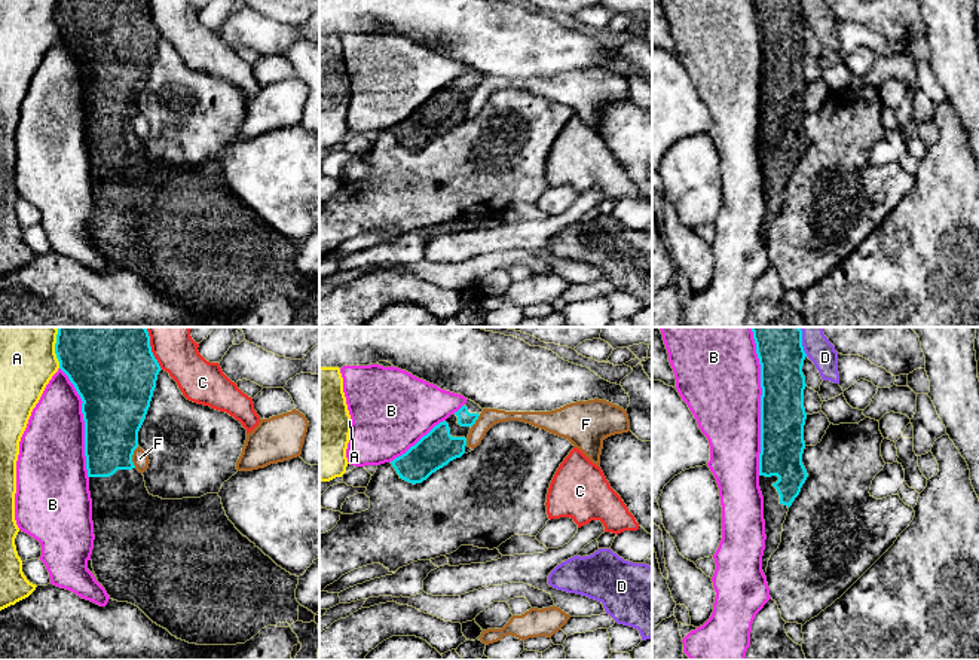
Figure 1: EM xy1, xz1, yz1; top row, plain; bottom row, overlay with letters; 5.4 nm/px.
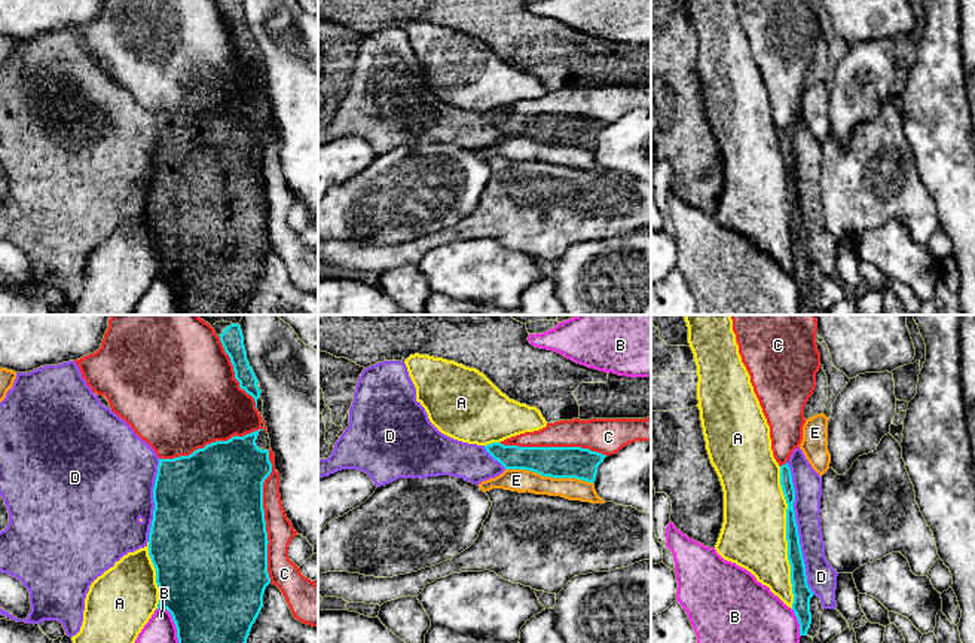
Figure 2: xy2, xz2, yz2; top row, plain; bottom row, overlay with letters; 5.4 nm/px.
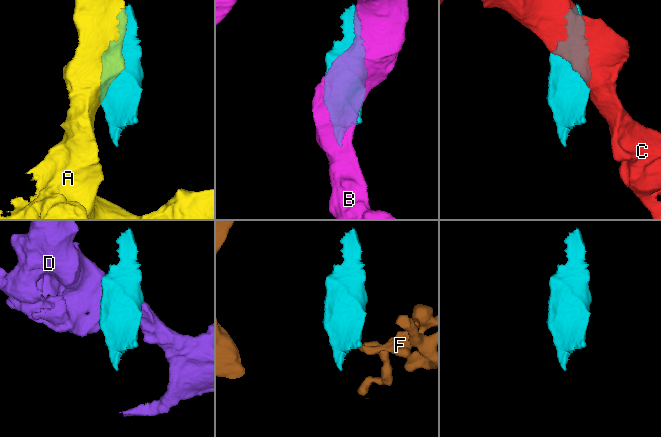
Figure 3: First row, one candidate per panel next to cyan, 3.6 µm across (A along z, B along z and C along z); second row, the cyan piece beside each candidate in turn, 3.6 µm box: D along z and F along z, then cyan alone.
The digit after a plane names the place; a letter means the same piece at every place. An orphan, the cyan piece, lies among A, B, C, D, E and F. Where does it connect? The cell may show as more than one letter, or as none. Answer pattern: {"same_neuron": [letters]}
{"same_neuron": []}

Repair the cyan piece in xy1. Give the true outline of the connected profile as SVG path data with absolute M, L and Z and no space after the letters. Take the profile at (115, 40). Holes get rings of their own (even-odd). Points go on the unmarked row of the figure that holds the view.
M58 0L55 21L82 65L85 123L92 166L92 235L110 266L138 274L153 290L177 306L196 312L245 311L267 293L310 290L315 281L296 266L299 244L291 242L244 204L226 183L218 161L201 165L162 166L149 161L132 122L146 86L157 42L162 37L149 0Z

